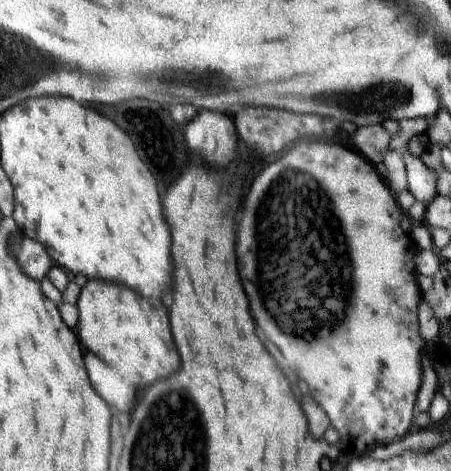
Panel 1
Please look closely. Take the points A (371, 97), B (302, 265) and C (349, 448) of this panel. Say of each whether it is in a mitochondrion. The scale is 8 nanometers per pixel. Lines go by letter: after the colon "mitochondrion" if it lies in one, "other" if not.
A: mitochondrion
B: mitochondrion
C: other

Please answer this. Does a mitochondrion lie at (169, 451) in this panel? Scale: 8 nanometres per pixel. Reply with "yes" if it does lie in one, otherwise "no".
yes

